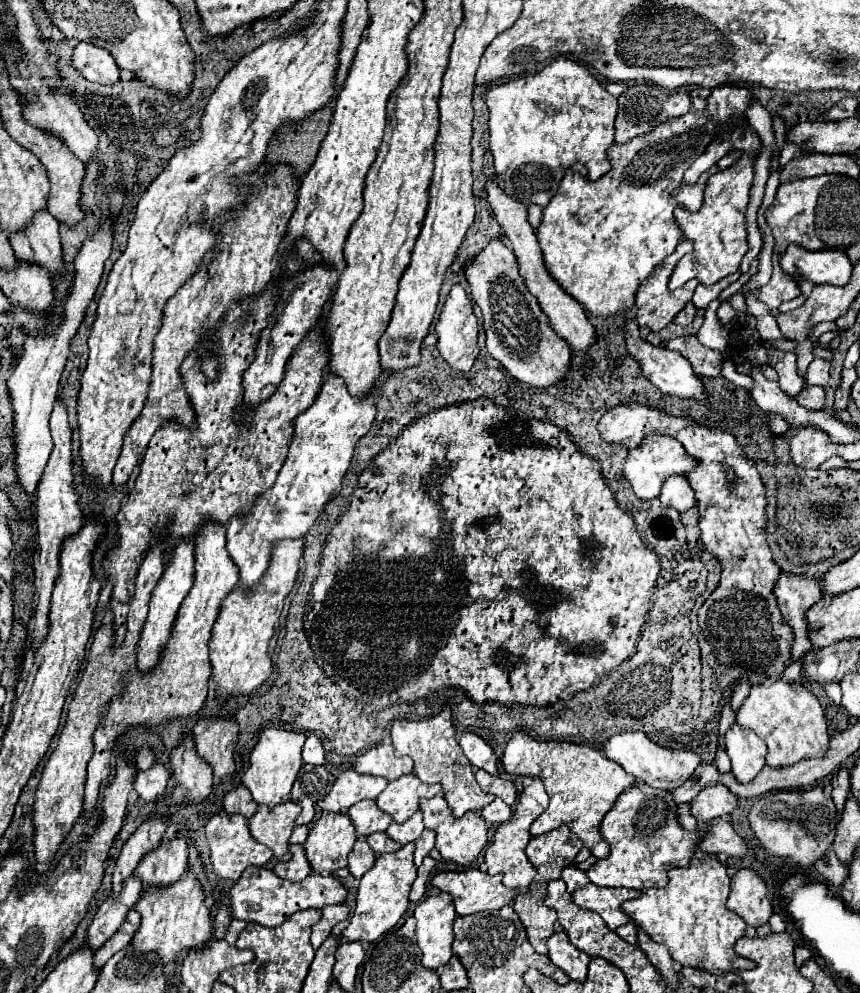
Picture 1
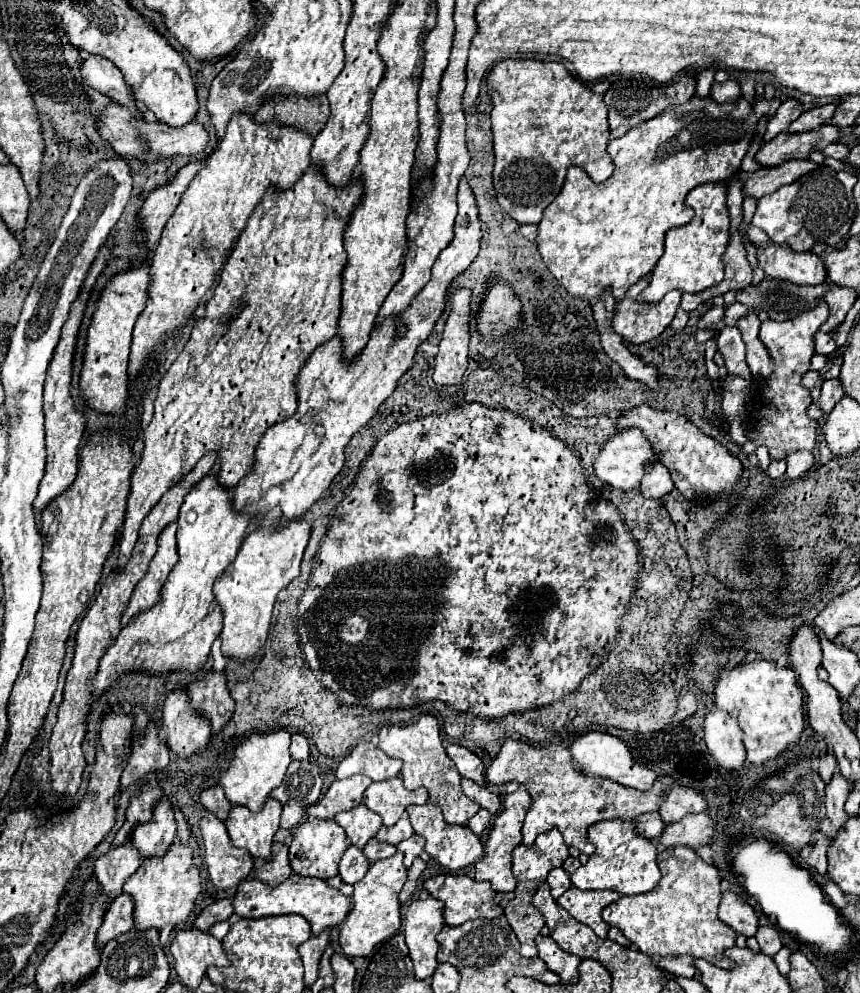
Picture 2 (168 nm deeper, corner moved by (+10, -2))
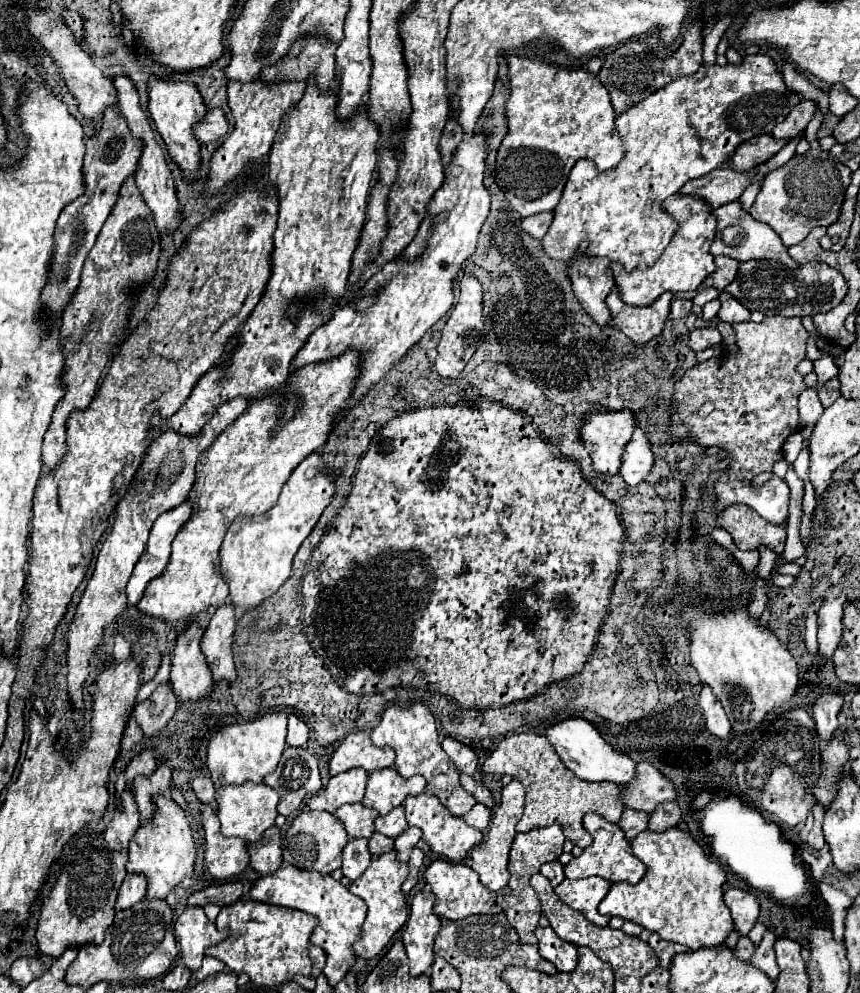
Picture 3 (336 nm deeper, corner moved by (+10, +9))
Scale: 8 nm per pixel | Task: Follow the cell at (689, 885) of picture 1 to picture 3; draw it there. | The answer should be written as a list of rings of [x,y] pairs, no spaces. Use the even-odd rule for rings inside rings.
[[[680,828],[666,832],[640,832],[632,842],[634,856],[646,864],[646,874],[638,884],[612,884],[606,898],[598,904],[600,914],[632,920],[668,942],[684,944],[692,950],[720,946],[732,932],[730,910],[722,900],[726,872],[712,862],[698,842]]]

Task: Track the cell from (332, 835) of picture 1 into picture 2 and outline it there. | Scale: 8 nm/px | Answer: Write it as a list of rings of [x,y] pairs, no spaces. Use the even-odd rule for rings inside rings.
[[[310,819],[296,827],[294,839],[290,845],[290,867],[298,875],[306,877],[318,877],[318,879],[330,879],[338,873],[338,863],[348,847],[346,833],[342,833],[342,827],[332,819]]]

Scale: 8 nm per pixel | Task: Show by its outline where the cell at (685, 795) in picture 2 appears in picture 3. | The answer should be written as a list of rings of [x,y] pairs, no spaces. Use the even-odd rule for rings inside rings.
[[[648,762],[636,764],[634,782],[622,786],[624,808],[652,812],[658,804],[676,798],[674,786]]]

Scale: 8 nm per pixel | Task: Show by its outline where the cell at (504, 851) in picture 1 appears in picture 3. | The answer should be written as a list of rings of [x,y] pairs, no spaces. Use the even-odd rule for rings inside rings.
[[[514,778],[508,786],[504,786],[502,790],[502,802],[486,830],[486,836],[482,840],[482,844],[474,846],[474,850],[470,852],[470,868],[474,872],[478,872],[480,876],[480,882],[496,892],[496,890],[502,890],[508,880],[510,880],[510,872],[508,872],[508,852],[510,852],[510,846],[512,846],[512,840],[516,836],[516,824],[518,820],[522,818],[522,810],[524,810],[524,786]]]

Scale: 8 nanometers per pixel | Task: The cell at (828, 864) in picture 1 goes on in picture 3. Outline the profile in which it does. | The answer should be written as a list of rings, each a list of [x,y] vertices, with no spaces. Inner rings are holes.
[[[814,804],[810,808],[810,814],[808,814],[808,820],[800,832],[800,838],[806,846],[814,848],[814,850],[822,850],[826,846],[824,842],[824,834],[822,834],[822,818],[824,818],[824,806],[822,804]]]

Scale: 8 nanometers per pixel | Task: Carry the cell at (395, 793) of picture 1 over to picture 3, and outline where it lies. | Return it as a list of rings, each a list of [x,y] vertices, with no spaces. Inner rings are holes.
[[[394,768],[374,770],[368,778],[366,794],[362,804],[378,810],[382,816],[392,808],[400,806],[406,796],[417,796],[425,791],[426,780],[421,775],[415,775],[410,780],[404,780]]]

